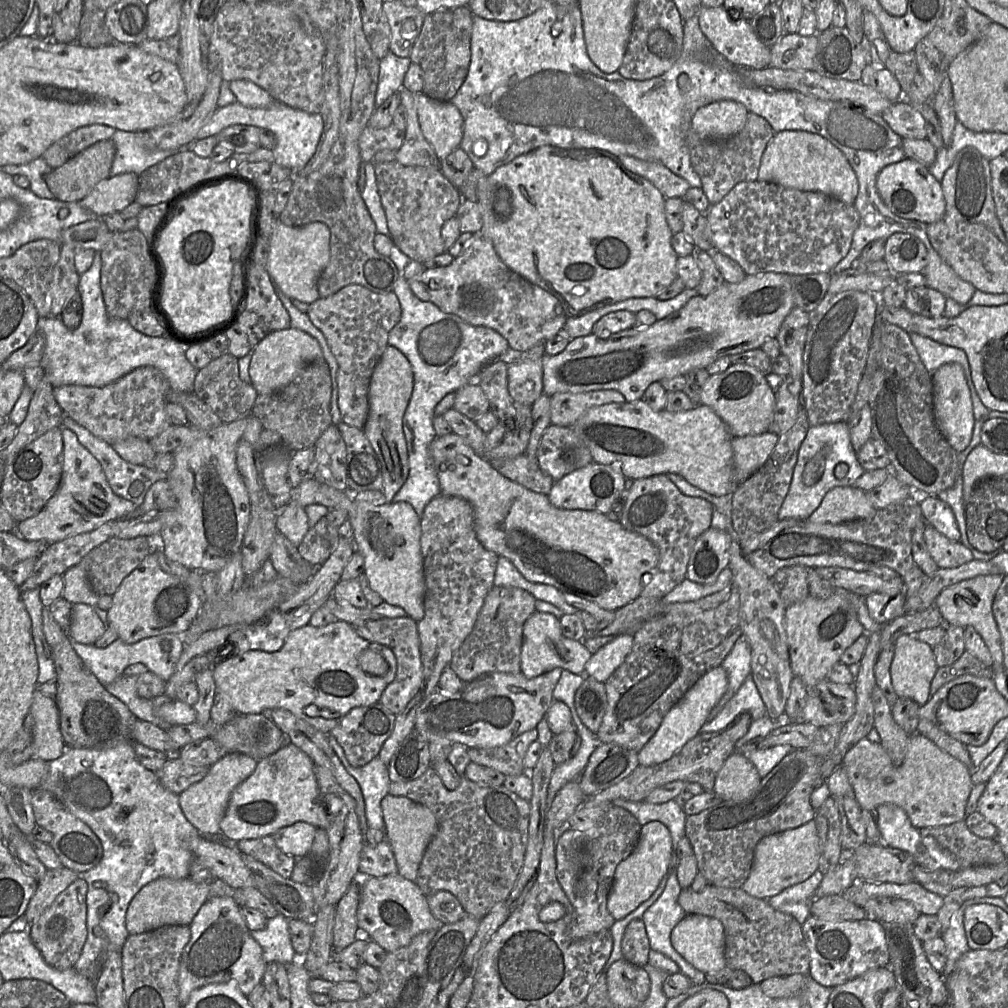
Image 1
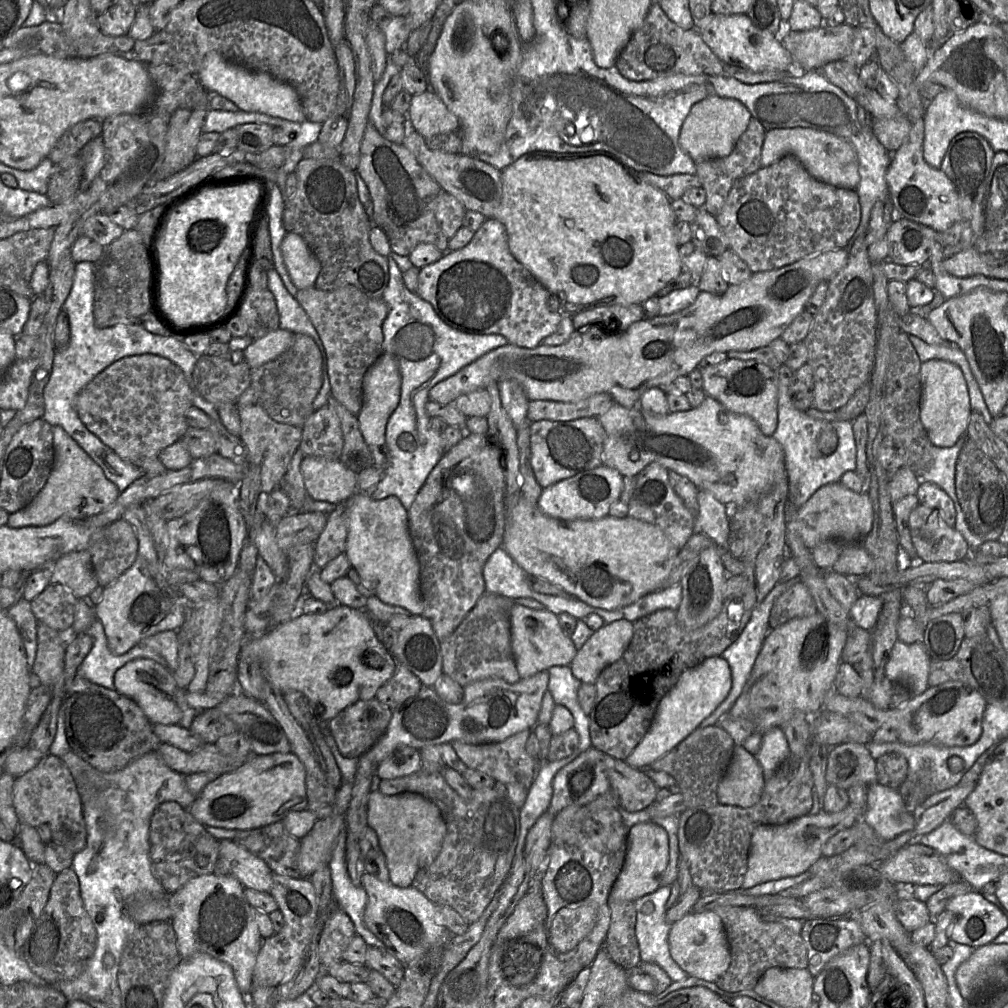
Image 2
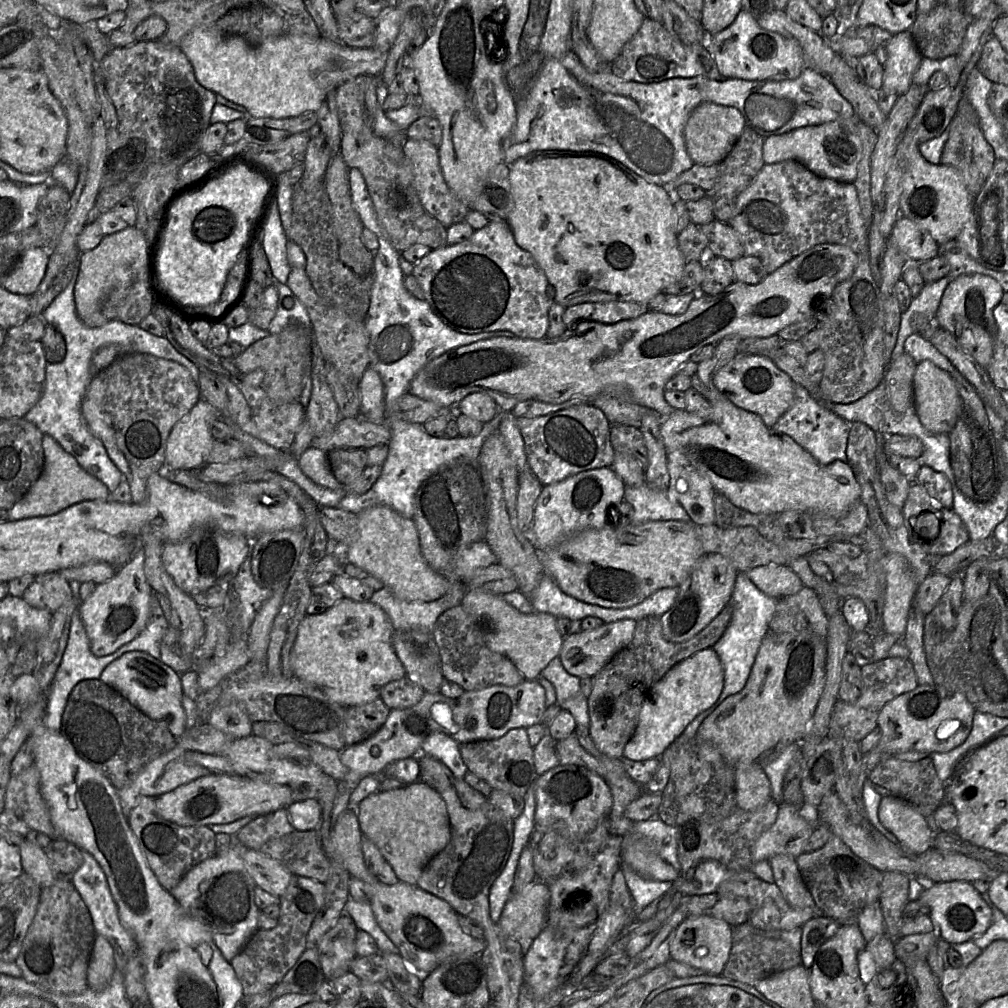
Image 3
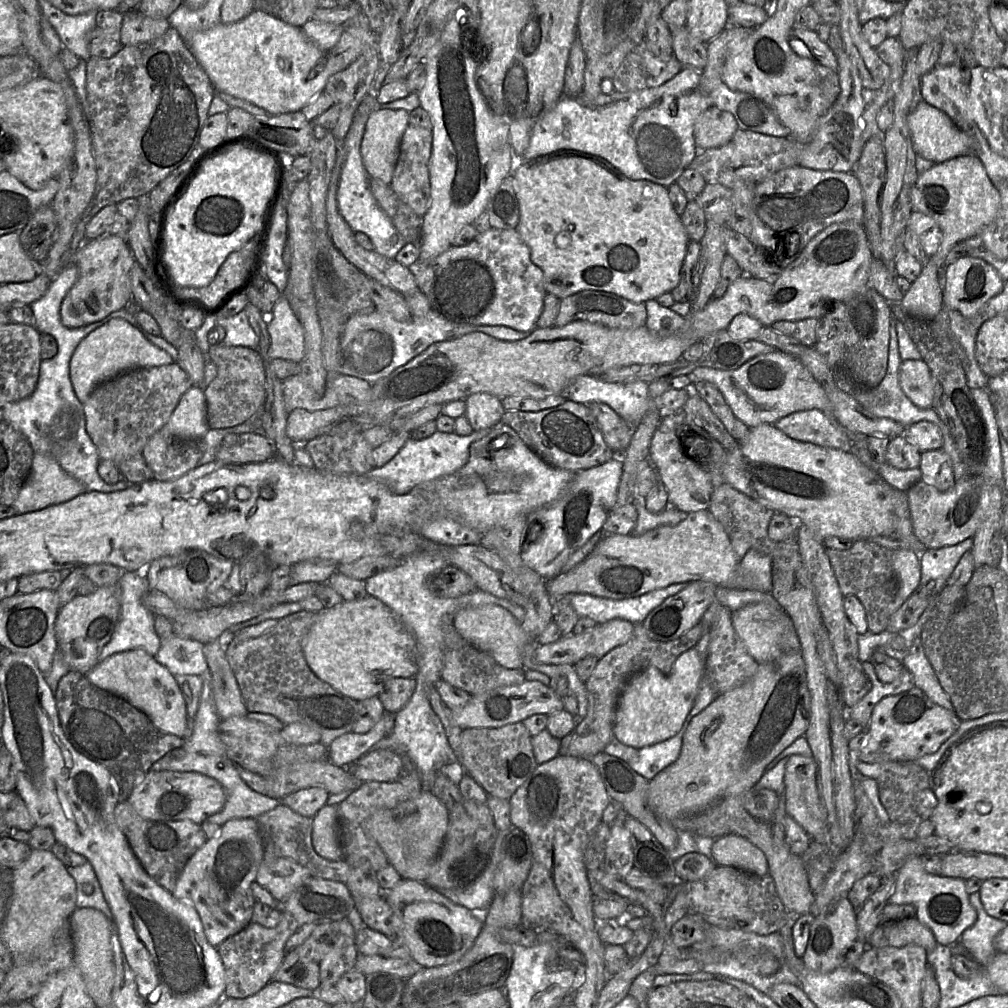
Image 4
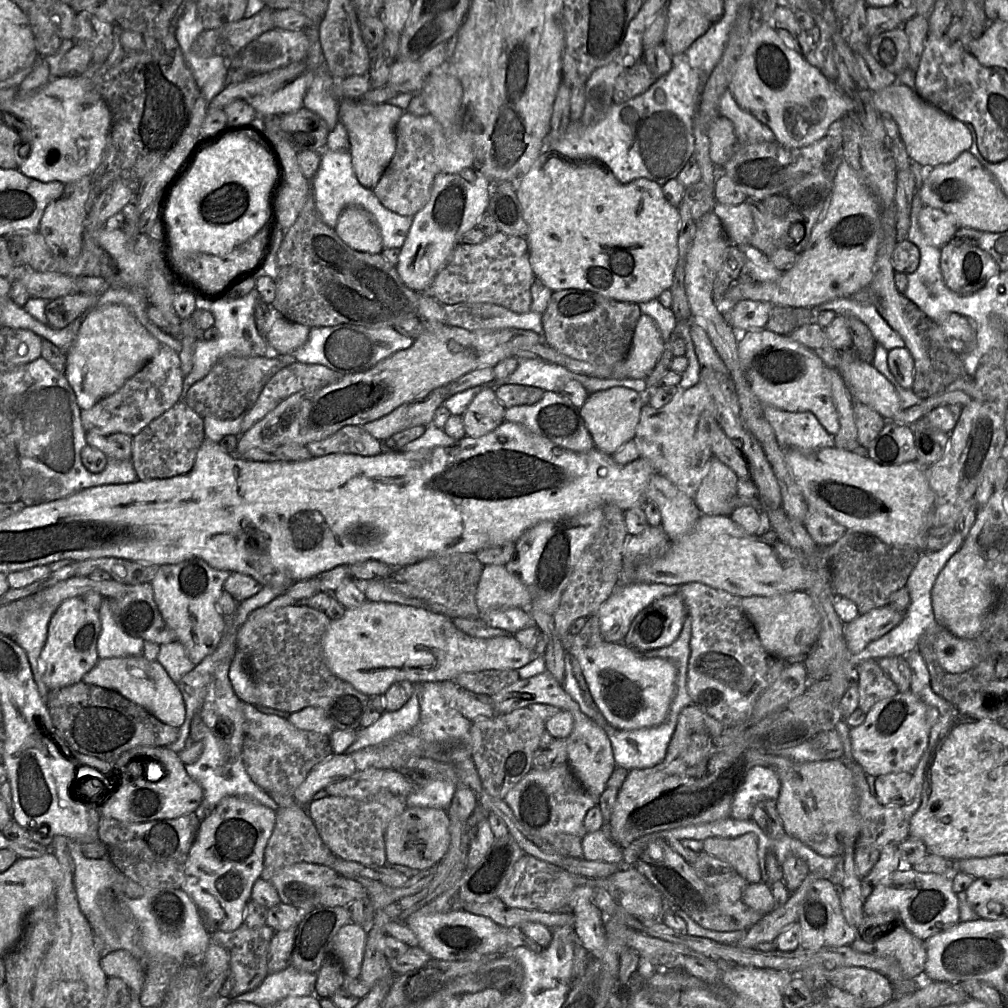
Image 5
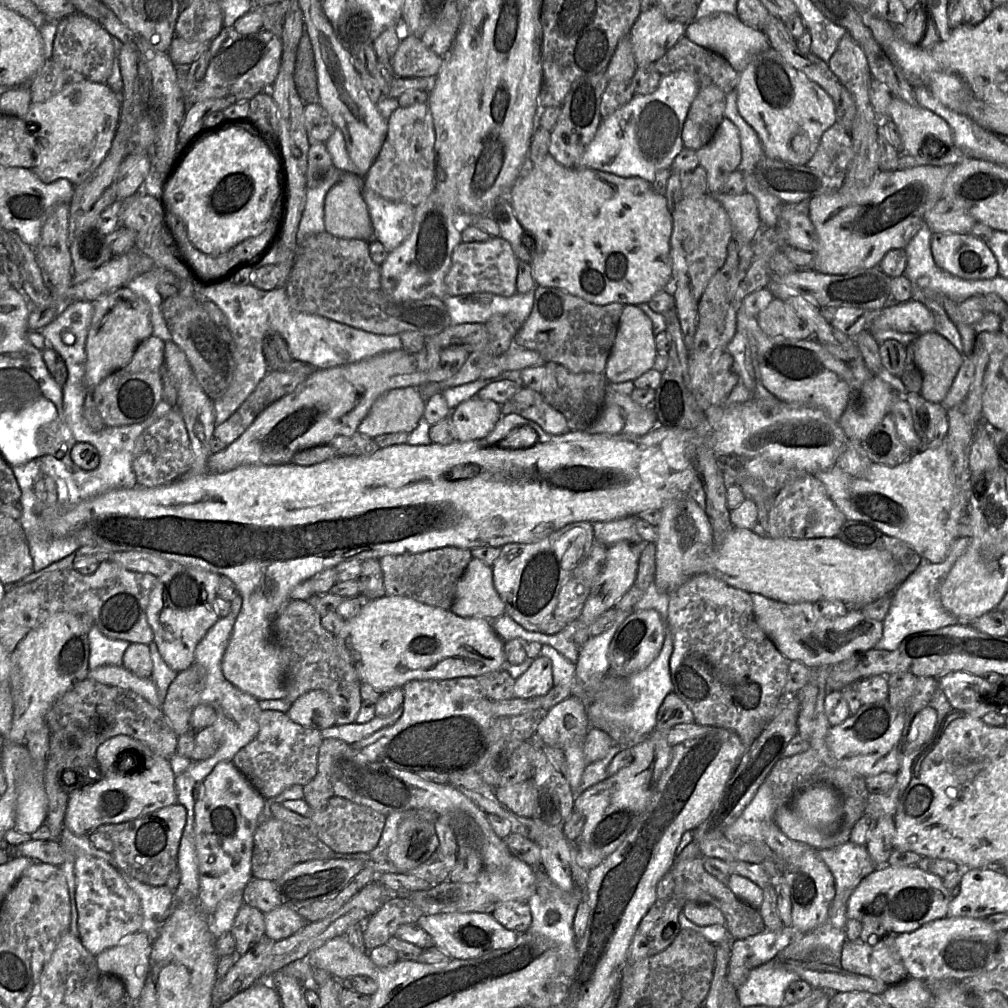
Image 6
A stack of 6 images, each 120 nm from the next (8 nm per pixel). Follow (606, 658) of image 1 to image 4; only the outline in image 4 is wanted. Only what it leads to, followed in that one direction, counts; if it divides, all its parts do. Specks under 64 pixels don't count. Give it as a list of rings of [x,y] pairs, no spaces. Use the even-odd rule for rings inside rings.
[[[614,619],[606,623],[596,625],[592,630],[583,634],[571,634],[562,636],[557,641],[541,645],[537,644],[534,651],[535,662],[544,664],[571,664],[575,665],[579,660],[587,656],[595,656],[601,659],[612,649],[626,643],[634,632],[635,625],[624,619]]]

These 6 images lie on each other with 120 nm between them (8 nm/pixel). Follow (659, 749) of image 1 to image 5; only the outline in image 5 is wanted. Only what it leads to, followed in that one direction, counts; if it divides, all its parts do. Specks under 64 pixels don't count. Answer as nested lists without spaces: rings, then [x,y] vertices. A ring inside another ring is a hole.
[[[579,634],[562,637],[567,652],[574,657],[584,674],[590,693],[610,725],[621,730],[637,730],[655,727],[663,723],[676,692],[677,667],[669,659],[644,656],[622,643],[604,642],[598,646],[587,646]]]

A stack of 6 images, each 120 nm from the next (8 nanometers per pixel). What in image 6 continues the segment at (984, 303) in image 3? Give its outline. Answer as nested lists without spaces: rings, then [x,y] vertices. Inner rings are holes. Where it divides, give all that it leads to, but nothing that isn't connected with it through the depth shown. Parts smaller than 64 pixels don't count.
[[[933,233],[931,252],[937,266],[952,276],[964,280],[998,276],[998,263],[987,243],[969,233]]]

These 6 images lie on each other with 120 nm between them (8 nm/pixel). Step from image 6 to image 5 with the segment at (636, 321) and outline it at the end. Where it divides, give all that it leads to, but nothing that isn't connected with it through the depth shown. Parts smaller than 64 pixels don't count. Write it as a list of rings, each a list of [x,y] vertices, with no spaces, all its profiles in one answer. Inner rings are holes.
[[[641,314],[624,360],[630,379],[646,379],[665,350],[665,341],[654,319]]]

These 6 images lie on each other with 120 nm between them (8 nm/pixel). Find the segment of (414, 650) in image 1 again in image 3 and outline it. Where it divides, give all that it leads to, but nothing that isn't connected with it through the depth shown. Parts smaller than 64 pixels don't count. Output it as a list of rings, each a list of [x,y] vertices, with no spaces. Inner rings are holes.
[[[406,674],[398,680],[385,684],[379,697],[388,708],[398,709],[416,704],[424,692],[418,682]]]

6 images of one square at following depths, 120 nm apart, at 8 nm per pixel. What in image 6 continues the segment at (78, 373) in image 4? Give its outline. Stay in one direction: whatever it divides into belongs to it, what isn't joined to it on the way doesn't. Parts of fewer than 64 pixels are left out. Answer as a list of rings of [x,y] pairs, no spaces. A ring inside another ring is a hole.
[[[126,286],[102,294],[92,305],[93,315],[86,340],[84,375],[85,386],[89,392],[111,373],[126,366],[137,346],[153,332],[149,304]]]

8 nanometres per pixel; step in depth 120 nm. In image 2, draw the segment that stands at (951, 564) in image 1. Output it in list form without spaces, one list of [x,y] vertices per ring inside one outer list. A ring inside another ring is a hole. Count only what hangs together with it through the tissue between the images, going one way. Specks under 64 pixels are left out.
[[[919,503],[909,515],[908,526],[919,561],[955,562],[970,554],[971,548],[965,538],[954,527],[948,526],[936,509]]]

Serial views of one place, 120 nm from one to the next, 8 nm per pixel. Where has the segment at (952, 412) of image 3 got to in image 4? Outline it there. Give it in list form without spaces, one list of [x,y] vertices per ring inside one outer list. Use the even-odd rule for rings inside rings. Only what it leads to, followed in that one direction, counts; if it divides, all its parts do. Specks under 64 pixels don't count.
[[[903,360],[899,367],[899,382],[913,404],[922,409],[932,408],[934,380],[923,360]]]

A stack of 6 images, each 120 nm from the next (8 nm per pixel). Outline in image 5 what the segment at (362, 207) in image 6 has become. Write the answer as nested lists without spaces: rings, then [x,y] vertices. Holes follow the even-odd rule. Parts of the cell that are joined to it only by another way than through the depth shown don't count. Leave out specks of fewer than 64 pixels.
[[[348,206],[342,210],[334,227],[338,236],[351,248],[381,253],[382,237],[374,218],[363,208]]]

